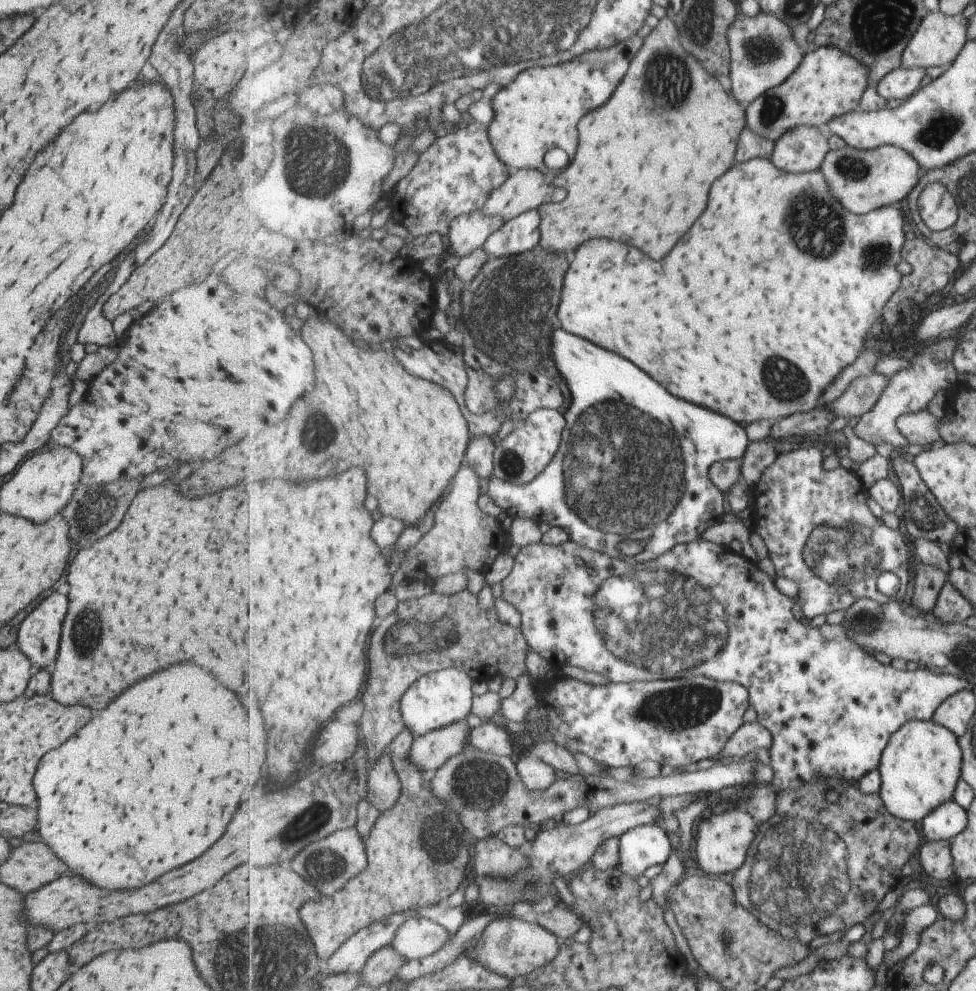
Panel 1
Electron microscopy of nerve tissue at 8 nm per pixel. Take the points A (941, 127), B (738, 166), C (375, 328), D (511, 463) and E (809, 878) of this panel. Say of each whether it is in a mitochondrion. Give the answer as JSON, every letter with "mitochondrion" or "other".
{"A":"mitochondrion","B":"other","C":"other","D":"mitochondrion","E":"mitochondrion"}

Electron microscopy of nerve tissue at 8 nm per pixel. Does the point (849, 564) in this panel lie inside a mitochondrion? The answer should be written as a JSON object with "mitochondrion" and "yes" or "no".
{"mitochondrion":"yes"}

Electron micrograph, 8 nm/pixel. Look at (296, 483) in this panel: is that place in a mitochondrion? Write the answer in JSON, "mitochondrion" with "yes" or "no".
{"mitochondrion":"no"}

